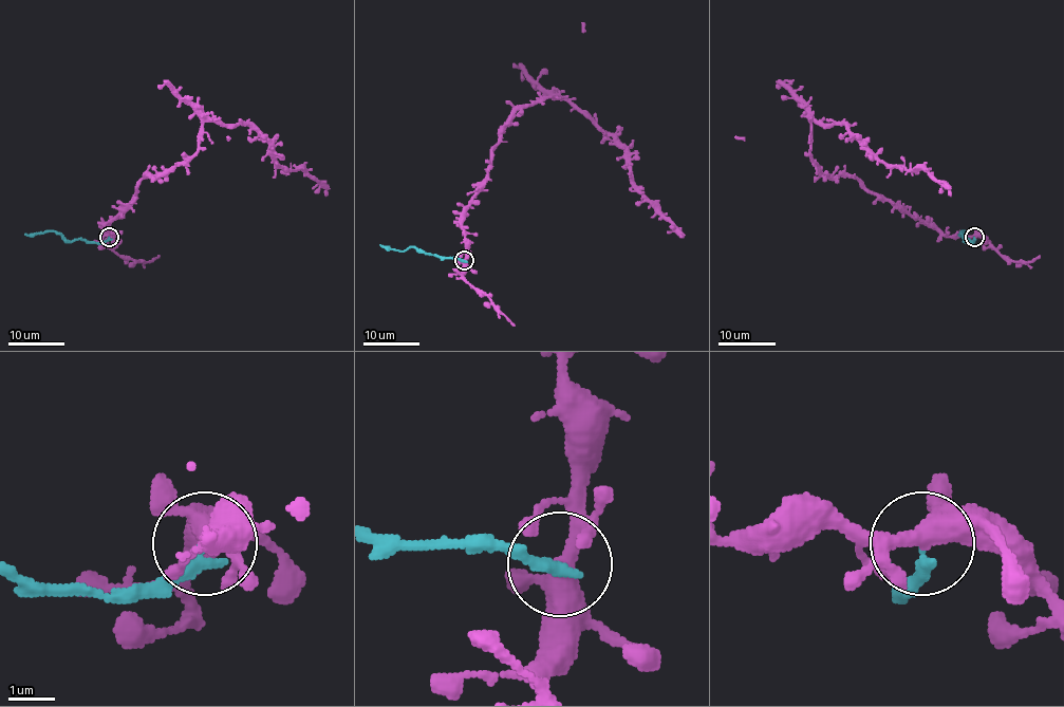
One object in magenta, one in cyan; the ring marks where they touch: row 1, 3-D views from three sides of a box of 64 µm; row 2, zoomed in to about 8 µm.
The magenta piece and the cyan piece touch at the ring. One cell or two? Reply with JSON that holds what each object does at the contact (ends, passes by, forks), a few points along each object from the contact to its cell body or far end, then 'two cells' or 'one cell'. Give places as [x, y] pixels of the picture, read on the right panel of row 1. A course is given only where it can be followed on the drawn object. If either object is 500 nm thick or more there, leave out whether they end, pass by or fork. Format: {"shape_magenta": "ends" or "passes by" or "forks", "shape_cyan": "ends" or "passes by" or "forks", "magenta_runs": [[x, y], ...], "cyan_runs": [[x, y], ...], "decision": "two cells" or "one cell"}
{"shape_magenta": "forks", "shape_cyan": "ends", "magenta_runs": [[974, 237], [945, 235], [856, 179], [823, 177], [810, 122], [843, 124], [950, 196]], "cyan_runs": [[974, 237], [971, 243], [959, 234], [965, 233], [958, 234]], "decision": "two cells"}

